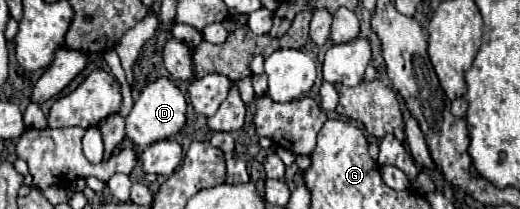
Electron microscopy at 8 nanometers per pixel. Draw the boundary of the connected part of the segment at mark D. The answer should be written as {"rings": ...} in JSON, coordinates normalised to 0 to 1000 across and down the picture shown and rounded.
{"rings":[[[306,368],[298,388],[290,388],[287,407],[279,407],[263,464],[263,483],[256,493],[252,541],[240,560],[240,617],[244,617],[244,656],[263,694],[263,703],[283,703],[298,675],[310,665],[325,665],[333,646],[340,646],[352,598],[356,598],[356,531],[360,531],[360,483],[352,435],[325,388],[321,368]]]}

